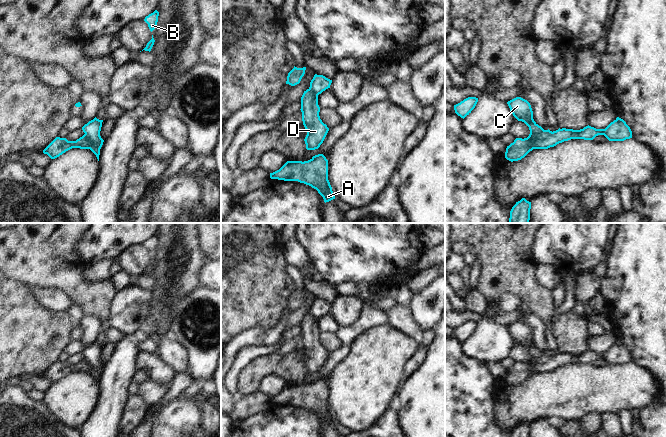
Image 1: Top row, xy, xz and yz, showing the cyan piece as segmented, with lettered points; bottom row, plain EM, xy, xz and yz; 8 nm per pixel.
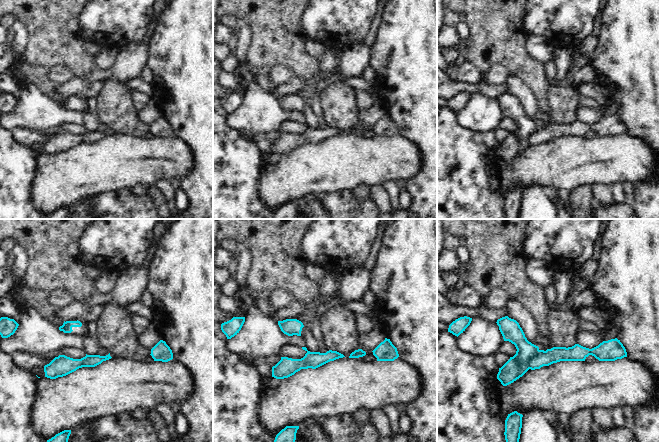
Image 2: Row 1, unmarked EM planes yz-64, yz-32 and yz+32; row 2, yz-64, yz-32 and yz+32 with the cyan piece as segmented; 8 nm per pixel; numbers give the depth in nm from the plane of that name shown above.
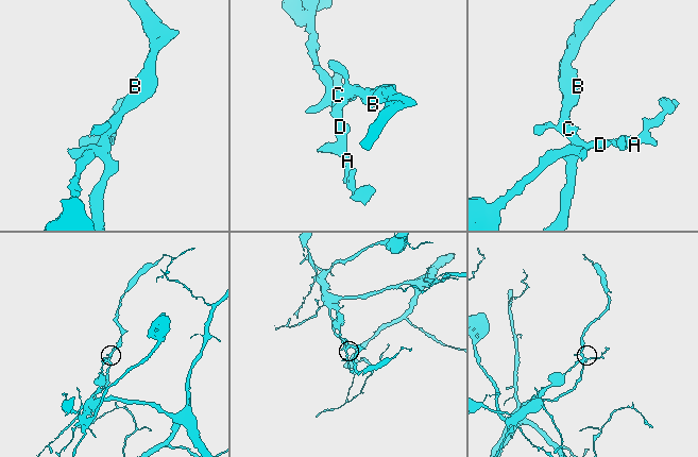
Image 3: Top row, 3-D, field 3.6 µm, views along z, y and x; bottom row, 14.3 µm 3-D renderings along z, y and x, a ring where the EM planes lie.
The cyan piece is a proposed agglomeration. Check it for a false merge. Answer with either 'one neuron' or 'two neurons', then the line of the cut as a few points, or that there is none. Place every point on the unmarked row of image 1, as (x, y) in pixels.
two neurons; cut yz (544, 354), (532, 364), (527, 362)

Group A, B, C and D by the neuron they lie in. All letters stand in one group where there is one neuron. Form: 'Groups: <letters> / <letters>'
Groups: A D / B C.

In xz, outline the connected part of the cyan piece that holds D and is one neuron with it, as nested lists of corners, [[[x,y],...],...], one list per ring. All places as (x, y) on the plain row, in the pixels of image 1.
[[[307,313],[301,321],[301,336],[303,349],[307,355],[304,363],[307,374],[315,374],[323,367],[329,352],[319,340],[318,320]]]

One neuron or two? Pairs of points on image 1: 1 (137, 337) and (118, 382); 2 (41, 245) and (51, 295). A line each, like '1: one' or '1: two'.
1: two
2: two

